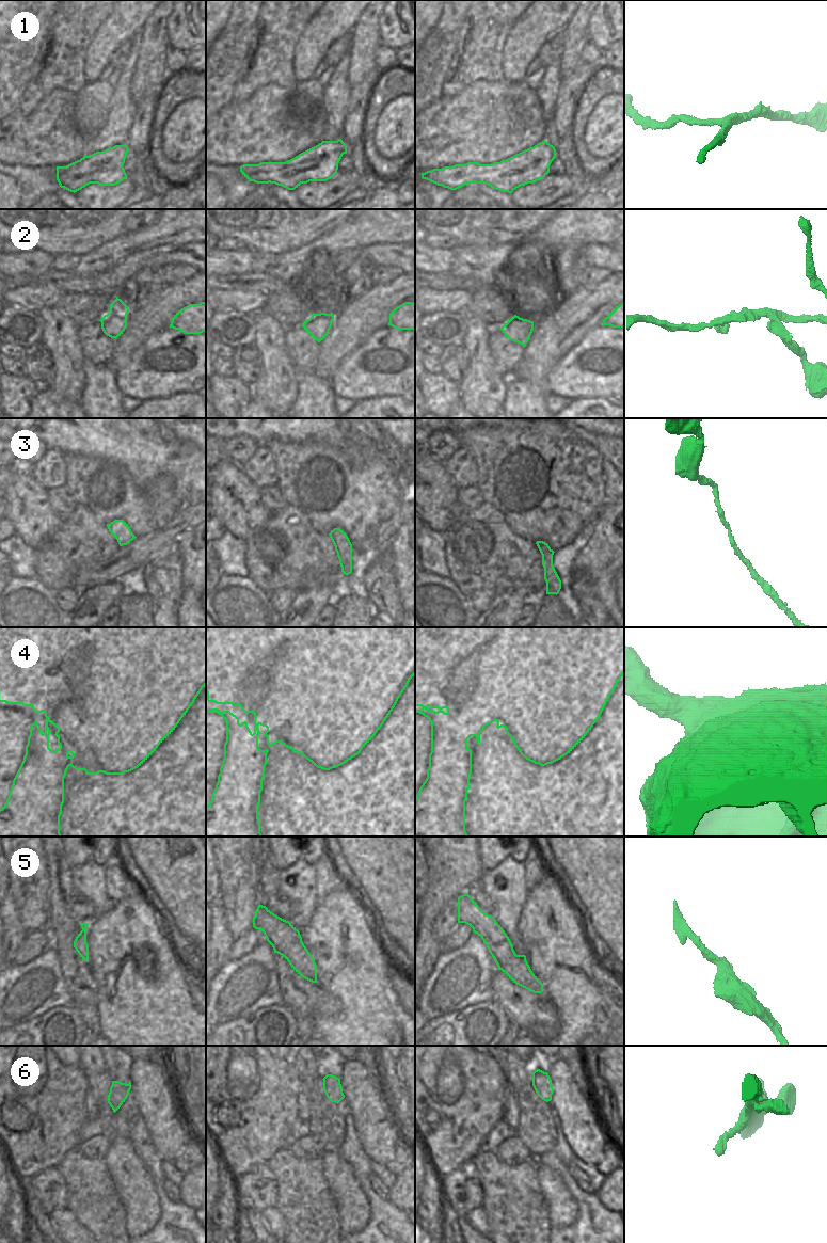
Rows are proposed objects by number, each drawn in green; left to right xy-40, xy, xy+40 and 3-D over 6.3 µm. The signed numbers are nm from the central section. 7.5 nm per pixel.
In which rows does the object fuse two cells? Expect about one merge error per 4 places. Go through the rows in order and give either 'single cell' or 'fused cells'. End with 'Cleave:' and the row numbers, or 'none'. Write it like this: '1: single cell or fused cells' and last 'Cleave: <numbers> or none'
1: fused cells
2: single cell
3: single cell
4: single cell
5: single cell
6: single cell
Cleave: 1

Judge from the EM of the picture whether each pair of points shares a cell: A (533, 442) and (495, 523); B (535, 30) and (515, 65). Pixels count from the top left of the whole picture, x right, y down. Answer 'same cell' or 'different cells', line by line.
A: different cells
B: same cell

